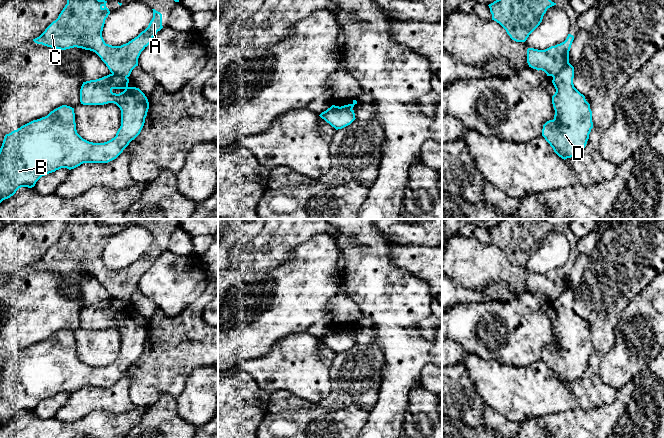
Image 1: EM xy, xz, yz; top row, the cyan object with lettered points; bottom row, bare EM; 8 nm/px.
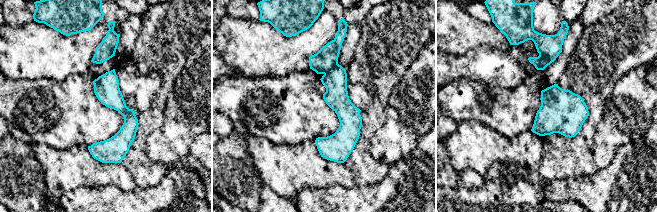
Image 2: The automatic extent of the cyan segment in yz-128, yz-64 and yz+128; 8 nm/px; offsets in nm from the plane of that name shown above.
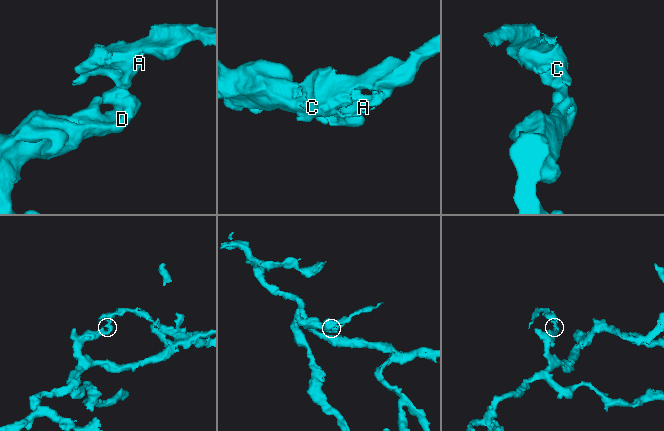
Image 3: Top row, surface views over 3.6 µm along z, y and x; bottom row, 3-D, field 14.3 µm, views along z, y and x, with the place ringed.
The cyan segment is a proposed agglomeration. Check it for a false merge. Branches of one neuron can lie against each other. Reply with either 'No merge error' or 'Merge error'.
Merge error

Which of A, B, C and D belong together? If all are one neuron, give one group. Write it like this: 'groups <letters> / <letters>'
groups A C / B D

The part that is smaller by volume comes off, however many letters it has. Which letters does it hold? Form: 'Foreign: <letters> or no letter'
Foreign: A, C

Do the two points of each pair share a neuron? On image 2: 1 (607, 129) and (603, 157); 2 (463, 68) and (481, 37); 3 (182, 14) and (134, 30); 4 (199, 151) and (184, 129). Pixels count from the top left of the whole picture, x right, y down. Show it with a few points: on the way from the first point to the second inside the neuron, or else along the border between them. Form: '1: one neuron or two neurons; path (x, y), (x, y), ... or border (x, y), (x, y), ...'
1: one neuron; path (607, 136), (603, 150)
2: two neurons; border (498, 48), (478, 45), (463, 54), (452, 54)
3: two neurons; border (141, 16), (141, 29), (134, 49)
4: two neurons; border (201, 134), (193, 141), (188, 153)

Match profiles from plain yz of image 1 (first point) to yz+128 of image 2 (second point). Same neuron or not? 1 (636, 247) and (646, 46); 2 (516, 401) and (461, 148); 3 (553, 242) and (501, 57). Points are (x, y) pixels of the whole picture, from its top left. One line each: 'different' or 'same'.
1: same
2: same
3: different

